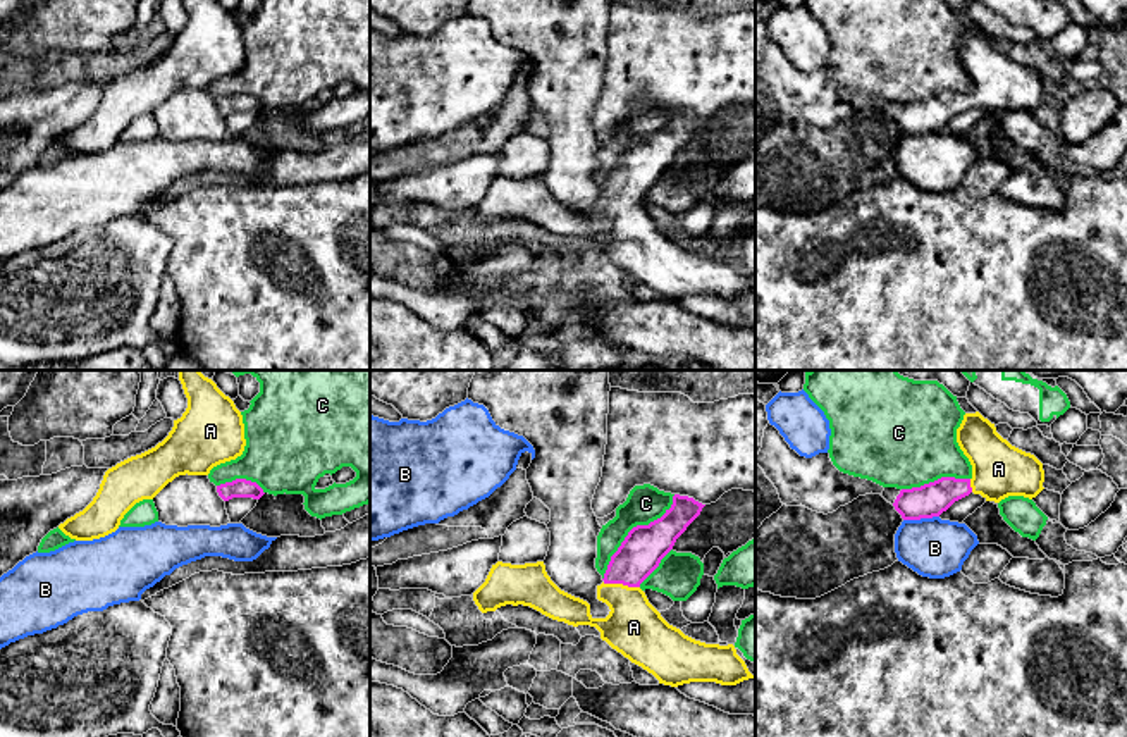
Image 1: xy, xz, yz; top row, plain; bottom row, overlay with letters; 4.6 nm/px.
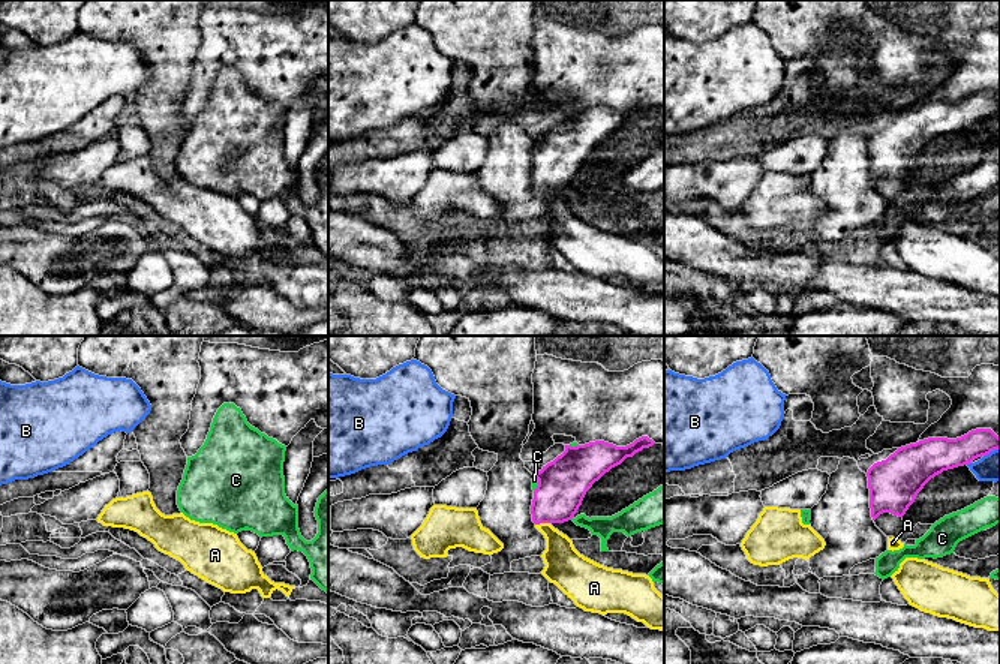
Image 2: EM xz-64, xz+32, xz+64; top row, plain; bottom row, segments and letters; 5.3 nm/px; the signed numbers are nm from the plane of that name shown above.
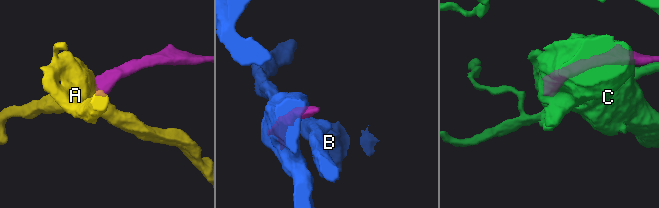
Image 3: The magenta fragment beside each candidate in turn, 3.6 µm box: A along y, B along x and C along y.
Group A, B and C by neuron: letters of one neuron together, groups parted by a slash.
A / B / C

